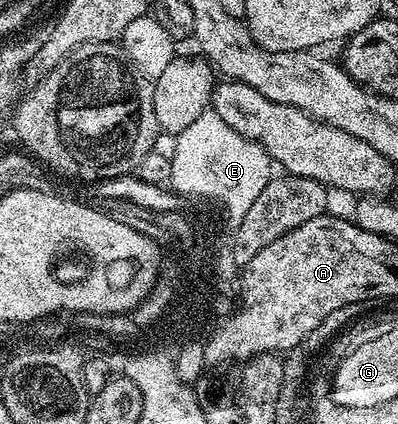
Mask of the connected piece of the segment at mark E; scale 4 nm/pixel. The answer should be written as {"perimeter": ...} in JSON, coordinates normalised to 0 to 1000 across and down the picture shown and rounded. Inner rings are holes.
{"perimeter":[[[530,257],[442,316],[430,375],[425,432],[440,455],[563,483],[583,505],[618,502],[686,415],[686,382],[666,351],[601,318]]]}

